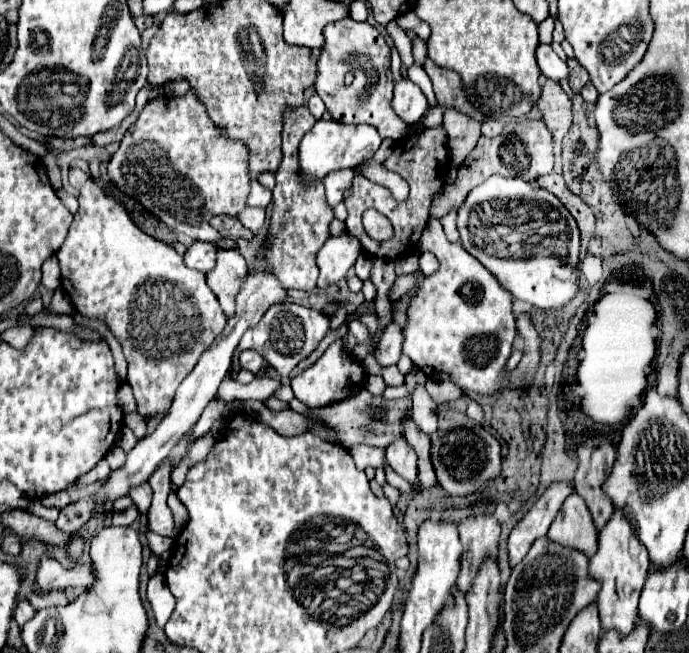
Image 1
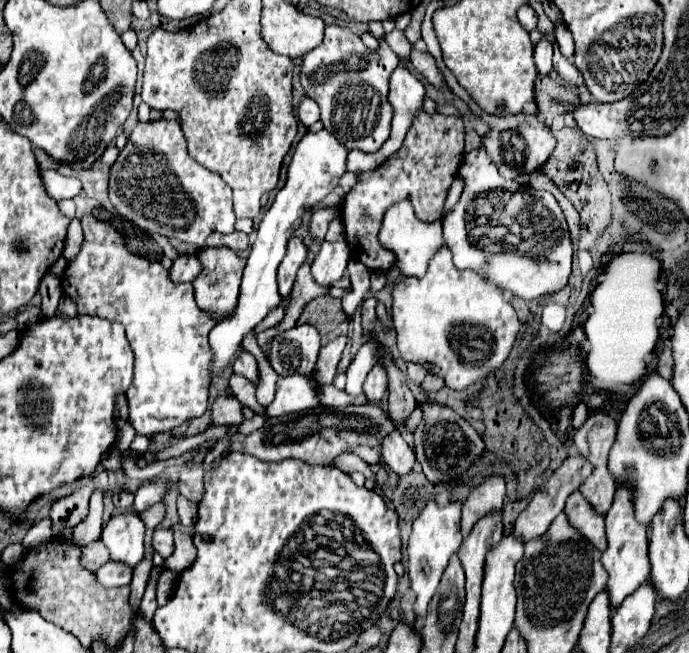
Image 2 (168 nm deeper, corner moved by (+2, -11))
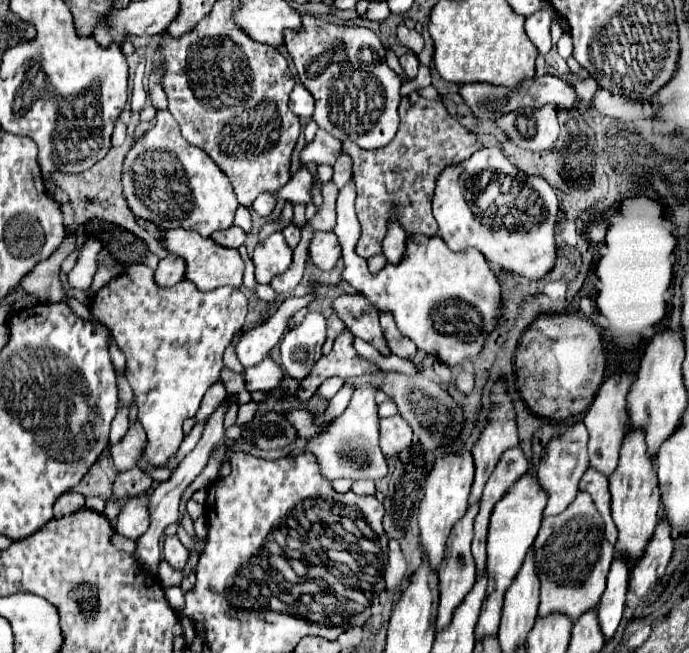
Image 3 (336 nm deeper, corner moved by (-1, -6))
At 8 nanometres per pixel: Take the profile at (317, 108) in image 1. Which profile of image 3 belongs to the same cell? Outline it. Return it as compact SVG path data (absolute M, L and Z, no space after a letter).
M297 84L297 86L293 88L291 100L289 100L289 108L291 108L291 112L295 112L297 116L307 116L307 118L313 116L315 102L313 102L313 96L305 90L303 84Z

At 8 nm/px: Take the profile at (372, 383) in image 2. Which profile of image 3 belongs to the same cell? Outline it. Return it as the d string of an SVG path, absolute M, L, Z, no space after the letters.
M375 384L359 386L351 398L351 404L339 418L331 422L331 428L325 434L311 438L311 442L307 442L309 452L317 456L319 466L329 480L335 478L379 480L387 474L387 462L379 448L379 418L377 418L377 400L375 400L377 392L381 392L381 388Z

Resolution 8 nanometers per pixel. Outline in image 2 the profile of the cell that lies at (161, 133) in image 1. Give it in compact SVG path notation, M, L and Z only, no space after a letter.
M160 119L150 123L138 123L134 133L130 135L126 147L120 151L116 163L110 169L110 201L116 211L132 221L140 229L148 229L152 233L164 235L168 239L180 239L192 243L194 247L204 247L204 241L210 233L232 233L236 215L232 211L232 189L206 167L200 167L188 151L186 139L182 135L180 125L174 119Z

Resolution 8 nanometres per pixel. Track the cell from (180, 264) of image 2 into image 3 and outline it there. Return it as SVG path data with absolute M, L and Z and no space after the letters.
M169 254L163 258L155 270L155 282L159 286L173 286L185 278L185 262L177 254Z

